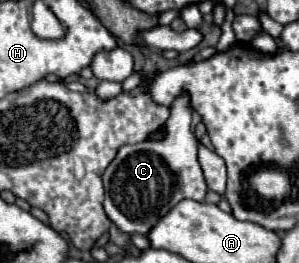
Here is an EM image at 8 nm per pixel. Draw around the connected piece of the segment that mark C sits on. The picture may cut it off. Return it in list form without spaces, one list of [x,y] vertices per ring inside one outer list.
[[[170,123],[166,127],[166,137],[164,139],[146,139],[142,143],[136,145],[124,145],[118,149],[116,157],[112,159],[112,163],[106,167],[106,171],[102,173],[102,181],[104,181],[104,211],[108,215],[108,219],[122,231],[122,233],[142,233],[146,235],[168,211],[172,211],[172,207],[176,207],[176,203],[180,203],[182,199],[194,199],[198,203],[204,201],[208,185],[206,179],[202,175],[198,157],[196,157],[196,137],[190,131],[188,123]]]

